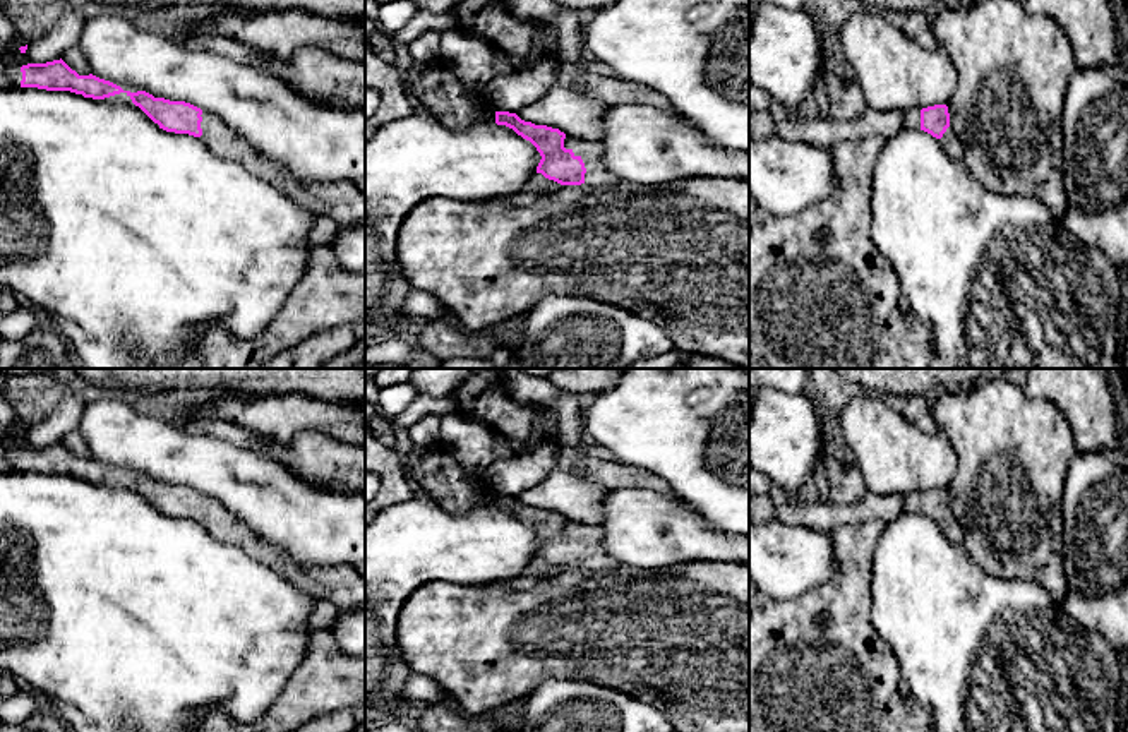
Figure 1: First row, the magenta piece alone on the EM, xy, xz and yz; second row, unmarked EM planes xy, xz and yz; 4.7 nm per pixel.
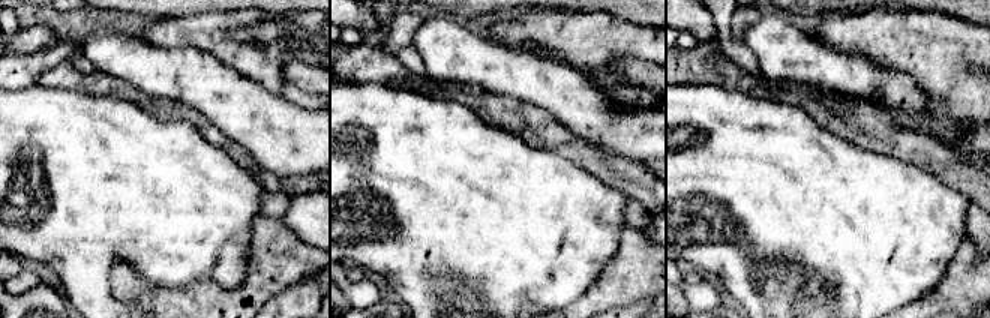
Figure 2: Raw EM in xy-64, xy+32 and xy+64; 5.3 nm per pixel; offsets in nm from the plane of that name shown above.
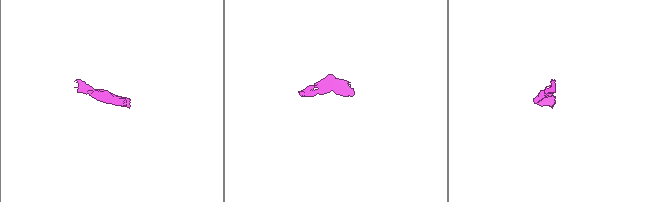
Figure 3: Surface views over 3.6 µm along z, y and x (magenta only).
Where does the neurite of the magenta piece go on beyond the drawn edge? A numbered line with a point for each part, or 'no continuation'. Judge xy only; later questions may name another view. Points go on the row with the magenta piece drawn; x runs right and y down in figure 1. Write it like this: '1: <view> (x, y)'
1: xy (14, 69)
2: xy (342, 201)

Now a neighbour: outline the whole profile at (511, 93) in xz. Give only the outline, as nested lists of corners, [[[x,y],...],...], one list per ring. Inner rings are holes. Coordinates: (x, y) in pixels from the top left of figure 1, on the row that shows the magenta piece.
[[[543,58],[525,72],[495,75],[487,89],[487,98],[495,111],[518,113],[537,103],[557,81],[557,58]]]

